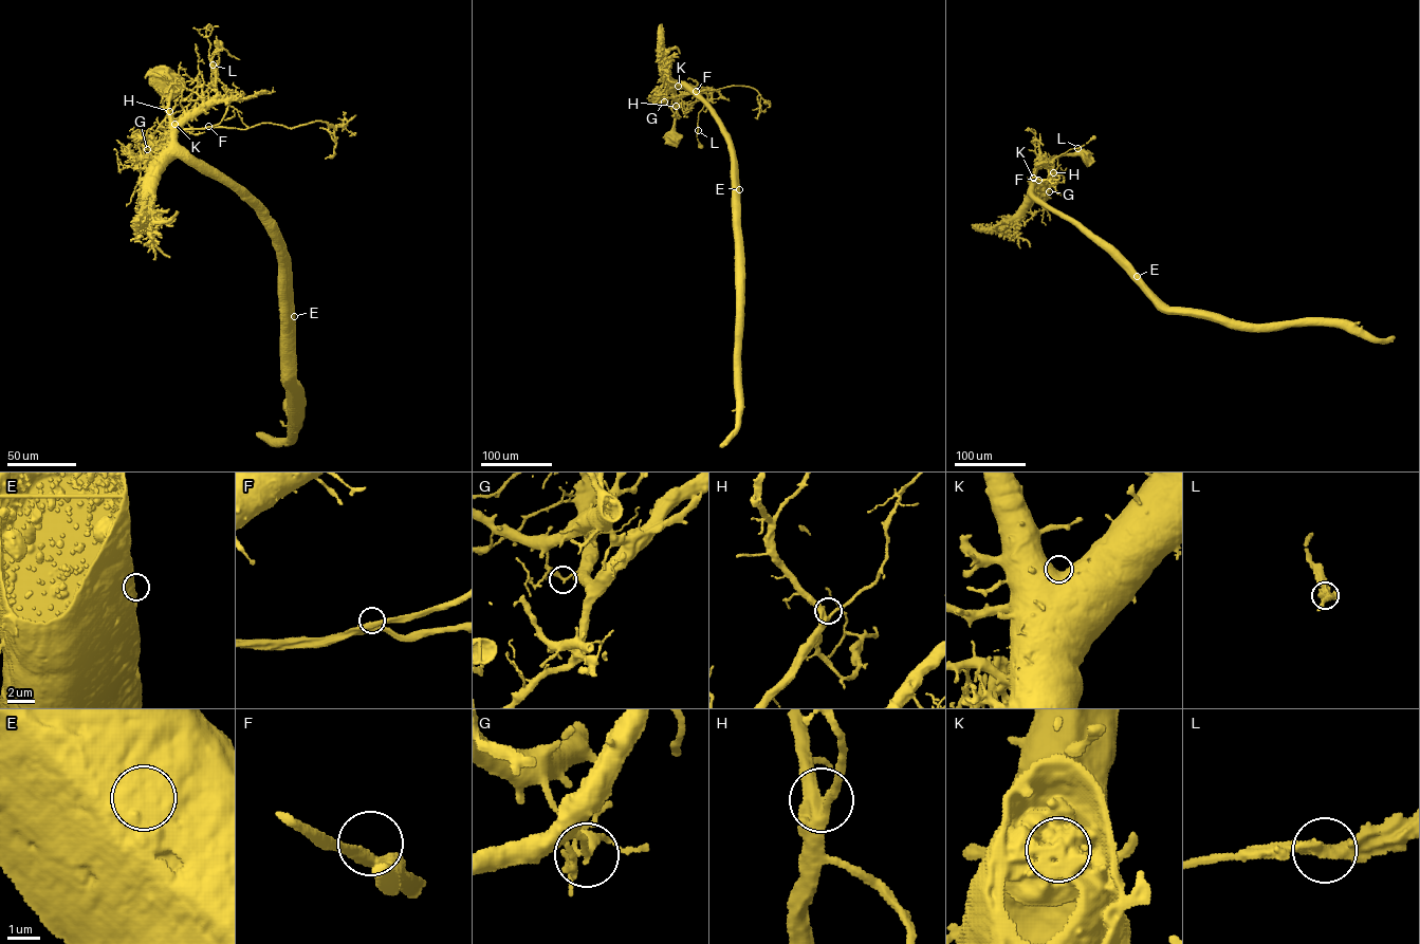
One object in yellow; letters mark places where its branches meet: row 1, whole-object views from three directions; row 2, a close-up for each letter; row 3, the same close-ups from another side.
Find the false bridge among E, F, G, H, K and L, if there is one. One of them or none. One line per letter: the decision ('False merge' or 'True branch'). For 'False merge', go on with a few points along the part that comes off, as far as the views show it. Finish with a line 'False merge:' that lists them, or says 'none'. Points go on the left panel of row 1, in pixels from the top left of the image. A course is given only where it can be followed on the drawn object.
E: True branch
F: True branch
G: False merge. Course of the part to remove: (147, 149), (174, 131), (245, 129), (266, 123), (294, 128), (323, 121), (336, 127), (334, 155), (325, 159)
H: True branch
K: True branch
L: True branch
False merge: G

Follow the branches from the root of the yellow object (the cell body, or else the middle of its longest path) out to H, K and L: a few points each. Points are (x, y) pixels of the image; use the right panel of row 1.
H: (1137, 278), (1033, 195), (1039, 188), (1048, 190), (1053, 172)
K: (1137, 278), (1036, 197), (1032, 192), (1033, 178)
L: (1137, 278), (1033, 193), (1036, 167), (1077, 148)

